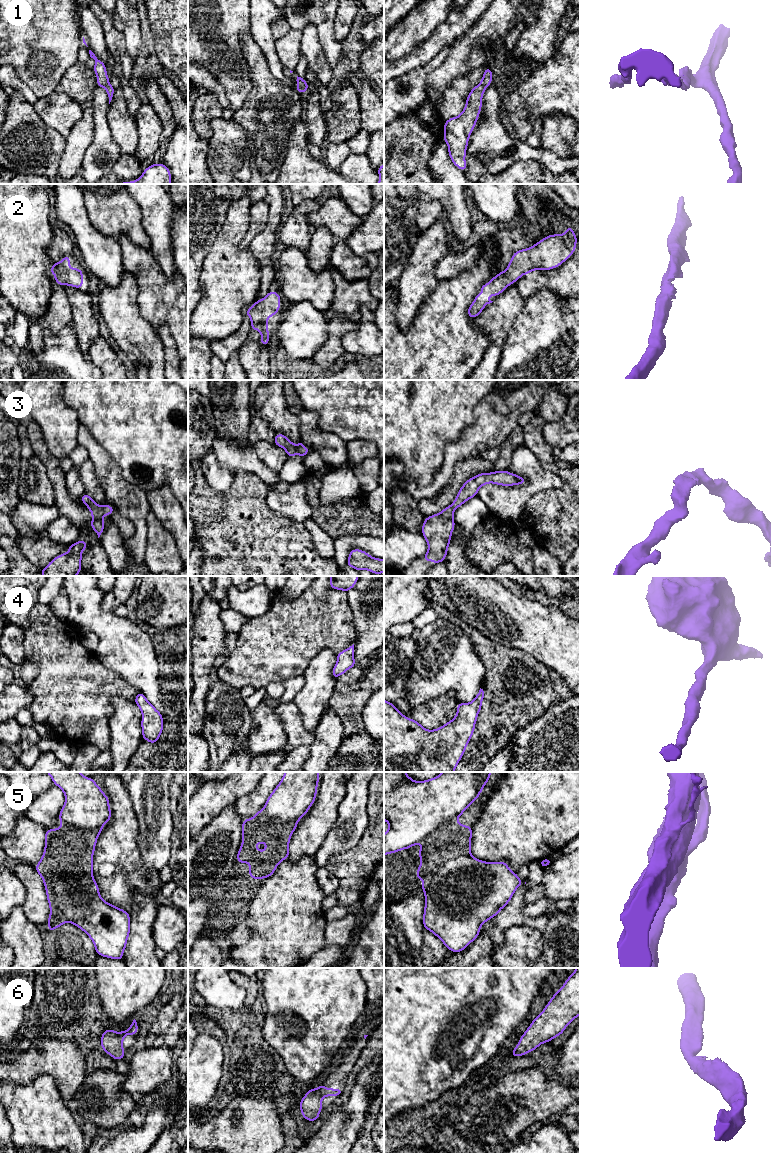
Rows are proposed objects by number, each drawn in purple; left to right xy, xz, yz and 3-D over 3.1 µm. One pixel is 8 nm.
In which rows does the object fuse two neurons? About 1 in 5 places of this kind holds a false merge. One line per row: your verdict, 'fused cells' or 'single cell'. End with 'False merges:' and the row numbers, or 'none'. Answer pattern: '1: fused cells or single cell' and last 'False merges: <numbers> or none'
1: single cell
2: single cell
3: single cell
4: single cell
5: fused cells
6: single cell
False merges: 5

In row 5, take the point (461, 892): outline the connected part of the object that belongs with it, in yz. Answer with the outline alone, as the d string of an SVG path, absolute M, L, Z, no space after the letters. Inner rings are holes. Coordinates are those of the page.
M442 822L441 827L427 835L425 845L419 849L420 866L416 878L423 880L425 907L424 929L431 931L452 952L466 949L480 934L481 926L495 917L513 897L517 888L523 884L517 873L512 872L506 862L481 861L471 855L472 827L455 822Z

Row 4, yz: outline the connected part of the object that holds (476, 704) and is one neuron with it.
M480 688L471 703L458 703L456 716L434 730L427 730L417 721L407 718L384 699L384 772L454 772L473 735L483 698L484 691Z

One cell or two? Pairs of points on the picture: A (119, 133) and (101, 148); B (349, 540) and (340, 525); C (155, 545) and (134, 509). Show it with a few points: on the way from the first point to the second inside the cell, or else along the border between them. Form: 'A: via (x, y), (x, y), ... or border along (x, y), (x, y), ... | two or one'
A: border along (107, 115), (107, 125), (111, 136), (121, 153) | two
B: border along (369, 535), (344, 534), (334, 540) | two
C: border along (151, 511), (146, 518), (146, 549), (144, 554) | two

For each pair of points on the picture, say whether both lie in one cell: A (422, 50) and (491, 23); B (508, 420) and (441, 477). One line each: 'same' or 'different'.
A: different
B: same

